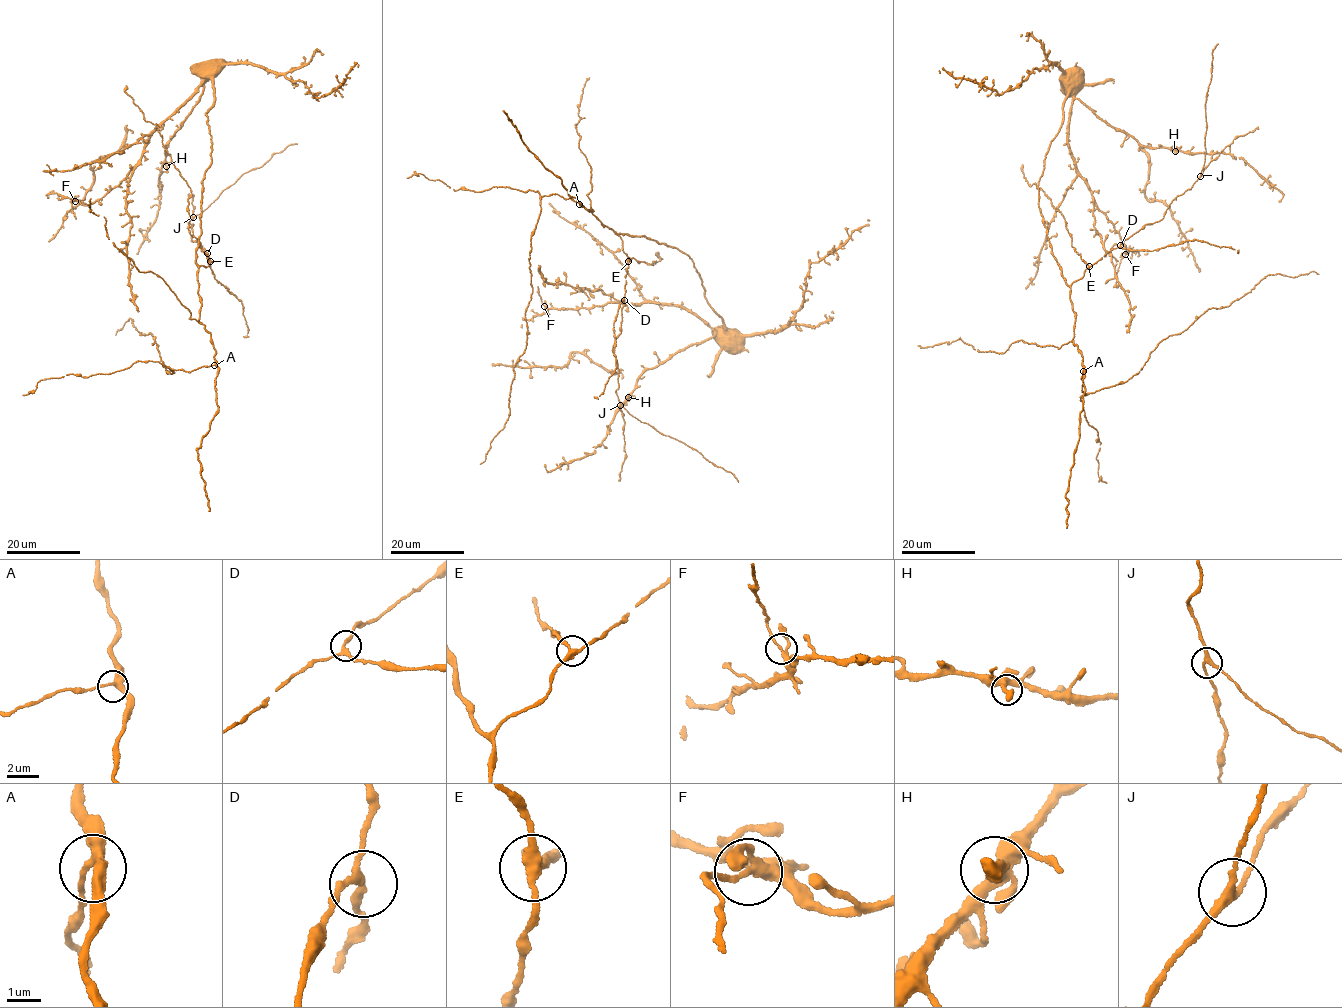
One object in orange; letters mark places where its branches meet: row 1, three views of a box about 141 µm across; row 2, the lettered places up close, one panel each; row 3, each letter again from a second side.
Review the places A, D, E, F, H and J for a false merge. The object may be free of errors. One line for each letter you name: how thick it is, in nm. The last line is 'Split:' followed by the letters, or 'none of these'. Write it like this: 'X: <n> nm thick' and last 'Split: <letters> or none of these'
F: 190 nm thick
Split: F

